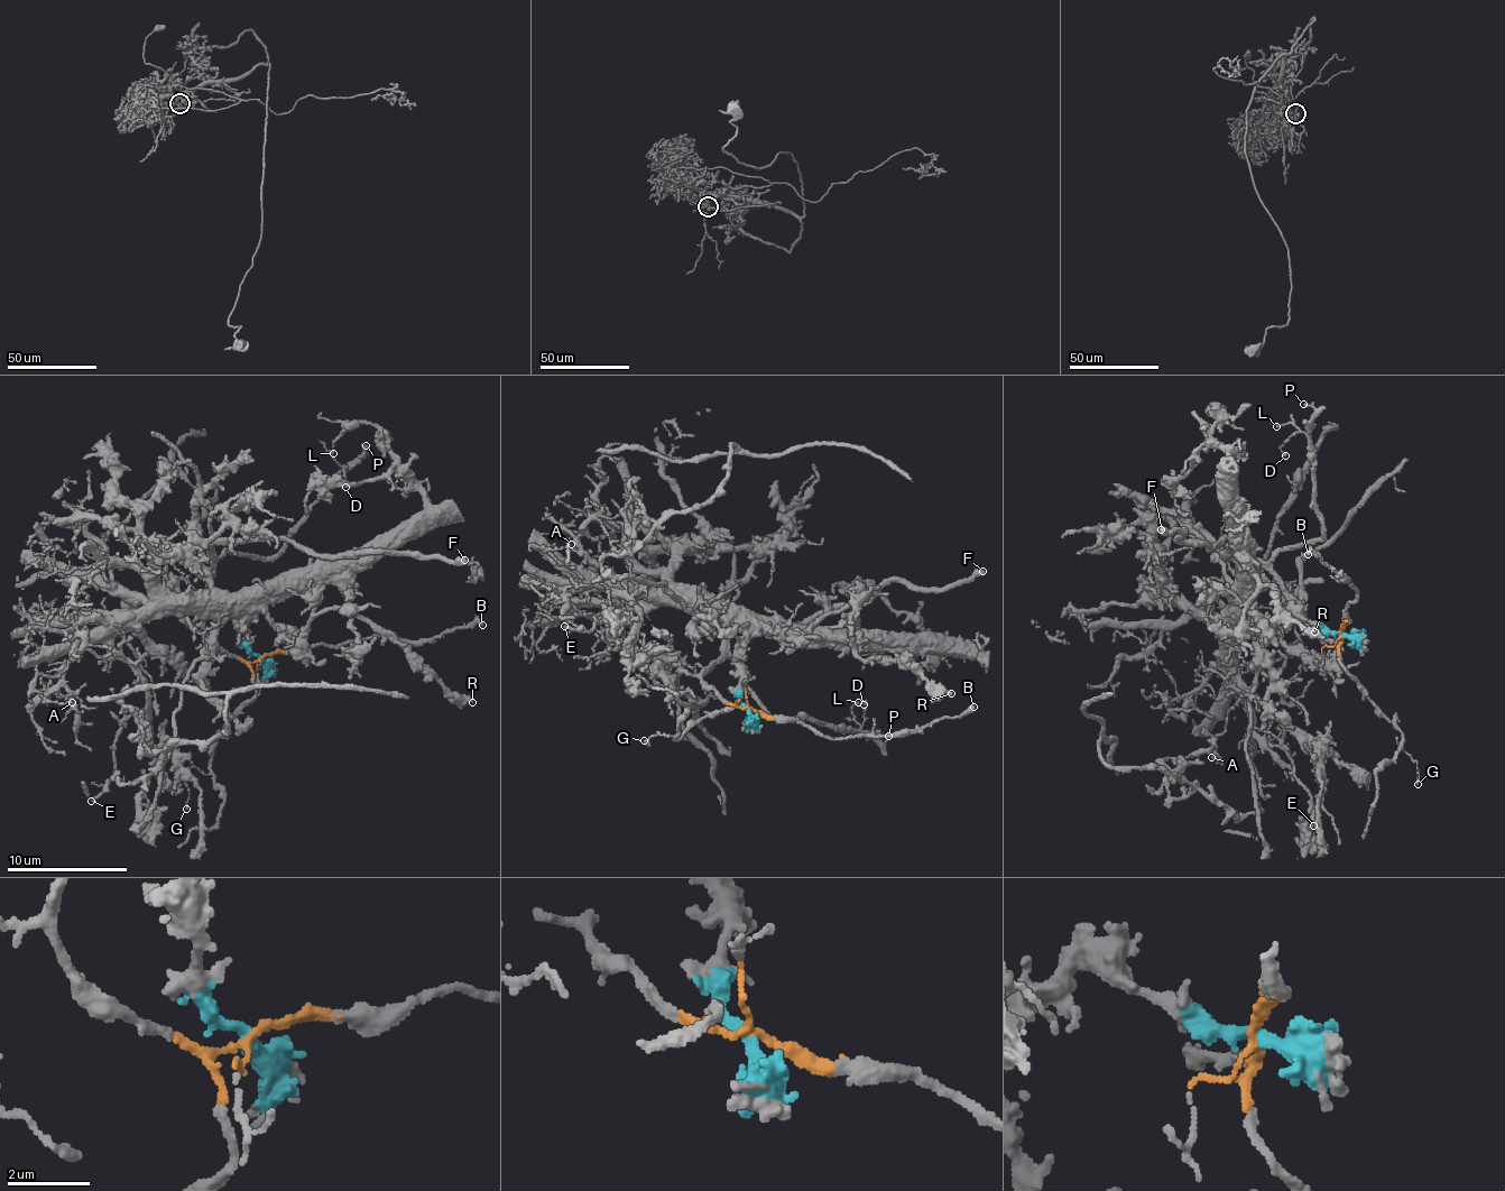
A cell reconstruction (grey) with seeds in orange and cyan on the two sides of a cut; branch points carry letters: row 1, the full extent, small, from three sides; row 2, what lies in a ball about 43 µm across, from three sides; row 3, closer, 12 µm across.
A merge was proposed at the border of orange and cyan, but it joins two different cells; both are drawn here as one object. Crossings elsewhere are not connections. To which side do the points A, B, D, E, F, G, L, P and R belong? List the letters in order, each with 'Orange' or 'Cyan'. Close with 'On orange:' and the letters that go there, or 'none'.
A: Cyan
B: Orange
D: Orange
E: Cyan
F: Orange
G: Orange
L: Orange
P: Orange
R: Cyan
On orange: B, D, F, G, L, P

